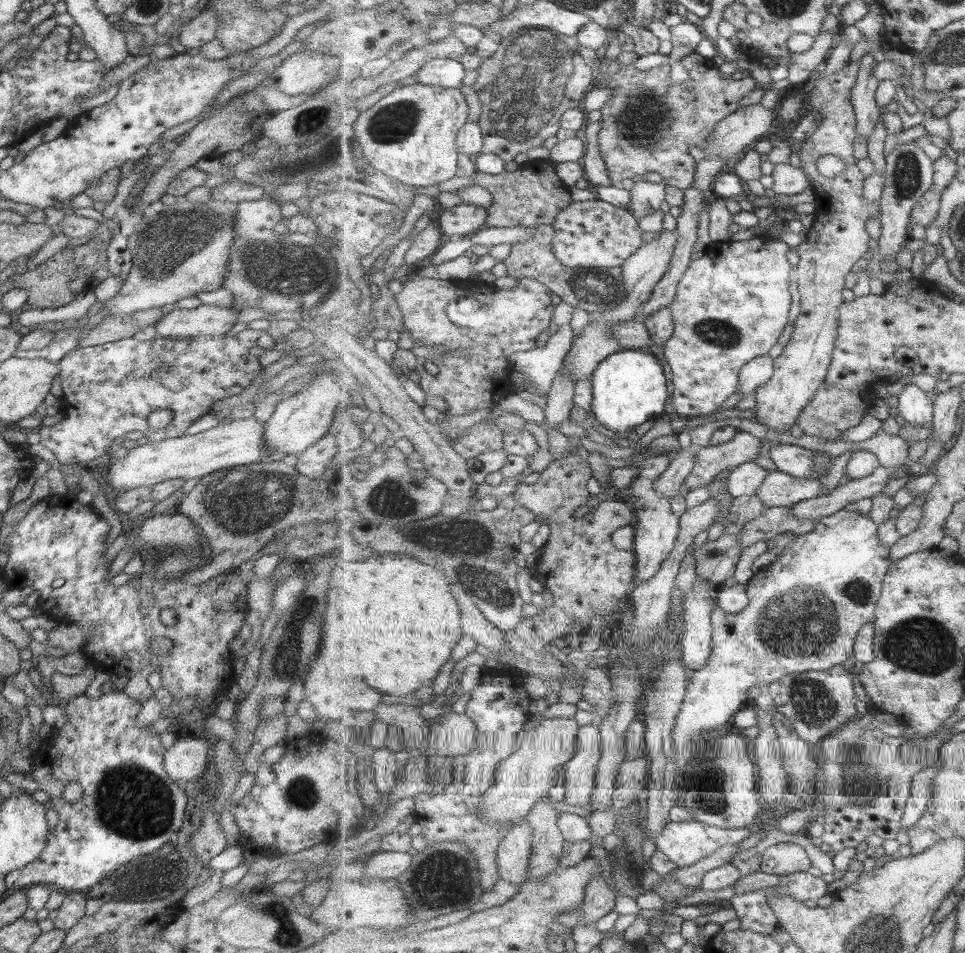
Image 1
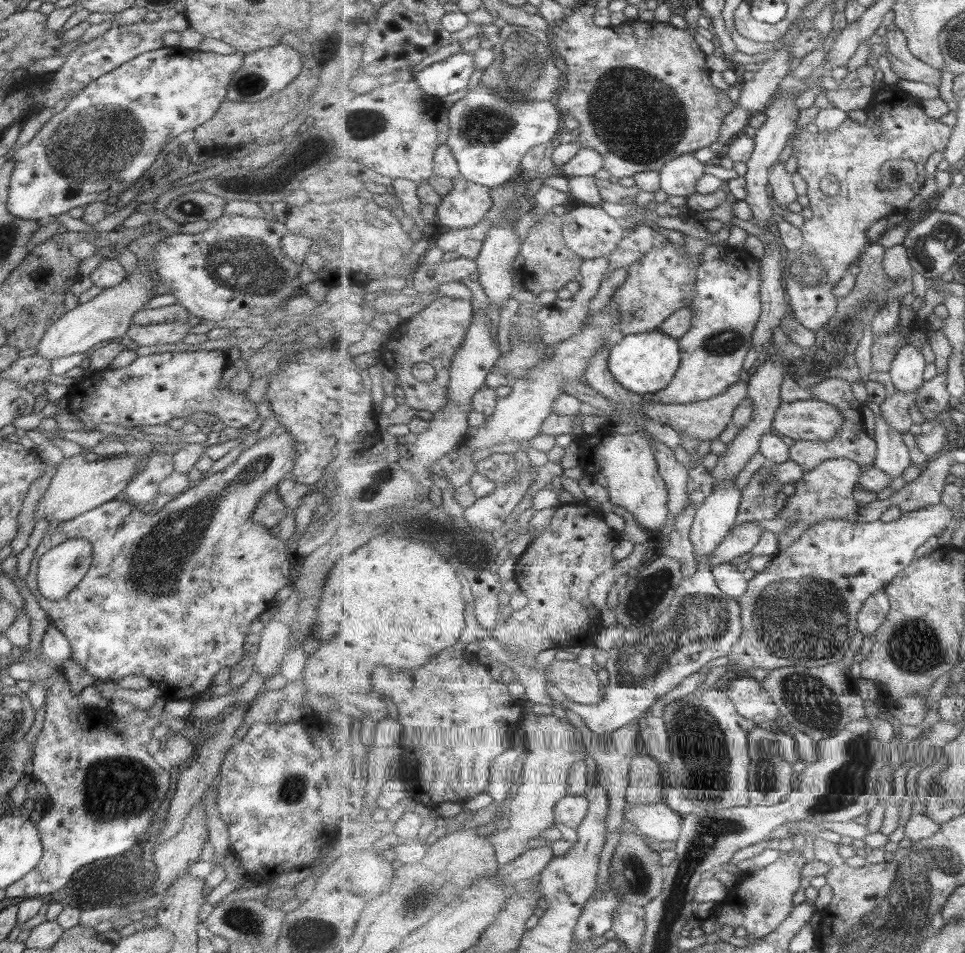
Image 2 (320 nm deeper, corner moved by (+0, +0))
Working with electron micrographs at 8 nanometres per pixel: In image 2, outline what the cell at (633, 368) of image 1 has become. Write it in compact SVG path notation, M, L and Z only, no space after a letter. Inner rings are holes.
M659 330L621 337L615 342L609 358L609 370L620 385L648 396L667 388L681 364L682 352L678 340Z

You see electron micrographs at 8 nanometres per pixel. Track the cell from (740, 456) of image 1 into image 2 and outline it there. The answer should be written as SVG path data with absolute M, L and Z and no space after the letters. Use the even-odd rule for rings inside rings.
M812 398L783 403L773 428L793 441L825 443L838 435L845 421L839 407Z

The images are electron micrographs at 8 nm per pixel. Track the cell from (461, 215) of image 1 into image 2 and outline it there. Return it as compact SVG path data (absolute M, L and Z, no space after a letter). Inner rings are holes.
M454 179L454 187L438 207L439 223L451 229L479 225L494 206L492 188L464 179Z

